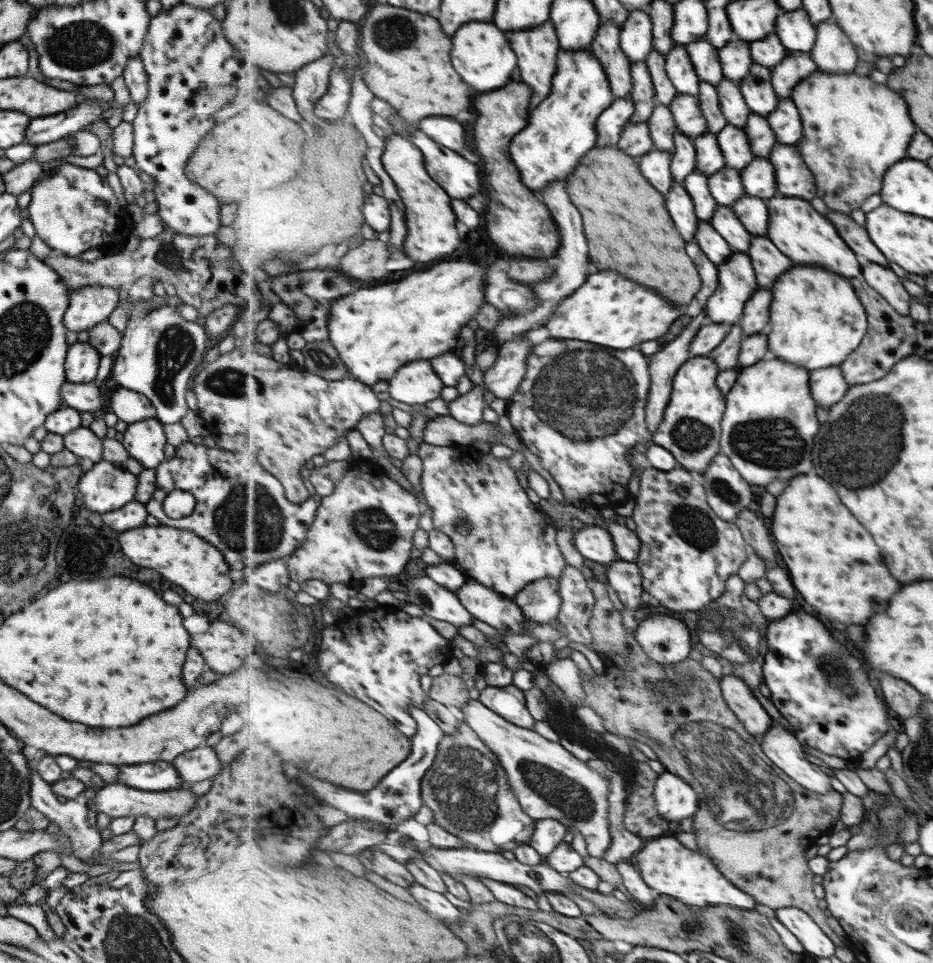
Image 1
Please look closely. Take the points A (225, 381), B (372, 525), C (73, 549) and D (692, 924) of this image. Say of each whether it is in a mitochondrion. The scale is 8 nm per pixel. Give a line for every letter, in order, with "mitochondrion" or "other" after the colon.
A: mitochondrion
B: mitochondrion
C: other
D: mitochondrion

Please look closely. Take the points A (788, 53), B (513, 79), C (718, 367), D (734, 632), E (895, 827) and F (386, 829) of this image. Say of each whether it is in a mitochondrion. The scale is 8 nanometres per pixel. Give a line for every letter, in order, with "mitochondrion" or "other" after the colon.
A: other
B: other
C: other
D: mitochondrion
E: mitochondrion
F: other

